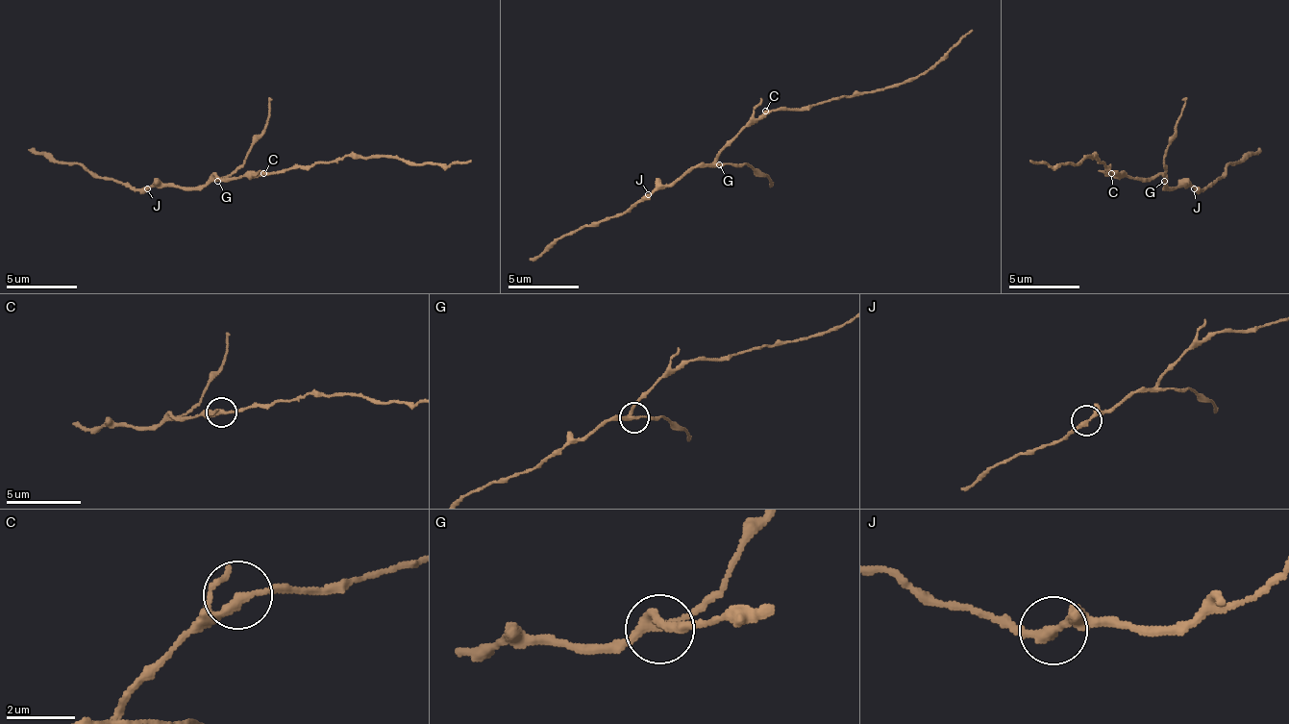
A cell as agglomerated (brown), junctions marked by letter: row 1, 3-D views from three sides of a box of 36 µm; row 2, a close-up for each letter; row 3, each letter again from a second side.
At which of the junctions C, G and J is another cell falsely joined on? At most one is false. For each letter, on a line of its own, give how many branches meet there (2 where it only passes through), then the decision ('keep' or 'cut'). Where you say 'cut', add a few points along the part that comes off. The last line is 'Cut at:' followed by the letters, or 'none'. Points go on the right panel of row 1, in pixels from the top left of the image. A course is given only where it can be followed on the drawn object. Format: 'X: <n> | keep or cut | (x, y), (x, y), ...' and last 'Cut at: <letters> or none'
C: 2 | keep
G: 3 | keep
J: 2 | keep
Cut at: none

